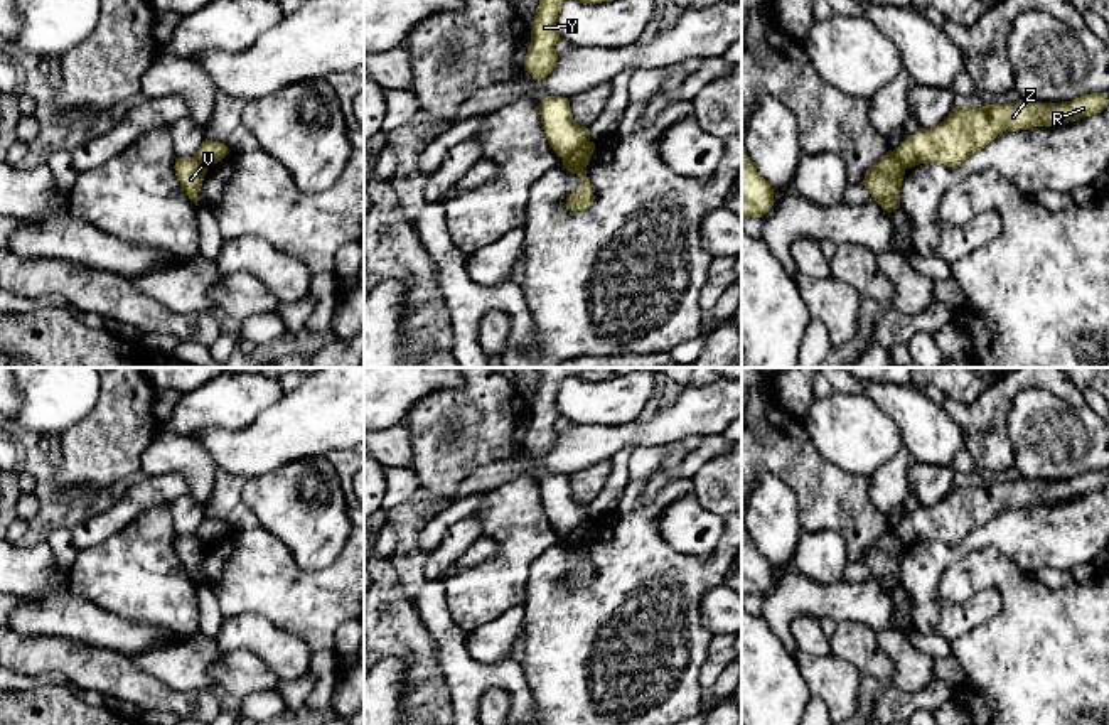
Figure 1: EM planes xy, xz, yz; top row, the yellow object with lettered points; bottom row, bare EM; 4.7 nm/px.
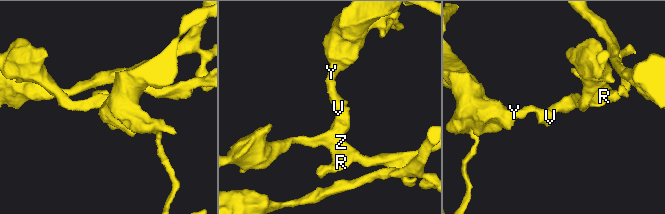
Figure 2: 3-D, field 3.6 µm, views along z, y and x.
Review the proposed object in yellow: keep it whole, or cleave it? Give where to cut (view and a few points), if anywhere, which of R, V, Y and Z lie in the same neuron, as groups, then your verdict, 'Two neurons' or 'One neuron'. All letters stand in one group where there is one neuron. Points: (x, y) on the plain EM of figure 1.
Split along xz (589, 518), (563, 537). Groups: R Z / V Y. Two neurons

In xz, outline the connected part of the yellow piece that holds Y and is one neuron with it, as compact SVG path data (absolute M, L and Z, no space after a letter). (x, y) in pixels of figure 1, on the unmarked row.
M536 368L539 383L531 403L531 420L524 437L524 448L533 457L543 459L556 443L558 432L558 391L566 376L575 376L590 383L607 379L615 374L615 368Z

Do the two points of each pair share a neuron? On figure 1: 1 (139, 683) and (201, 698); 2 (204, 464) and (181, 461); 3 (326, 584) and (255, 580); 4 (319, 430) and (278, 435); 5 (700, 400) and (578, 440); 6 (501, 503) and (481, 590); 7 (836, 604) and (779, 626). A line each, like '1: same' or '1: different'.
1: same
2: same
3: same
4: same
5: same
6: same
7: same

